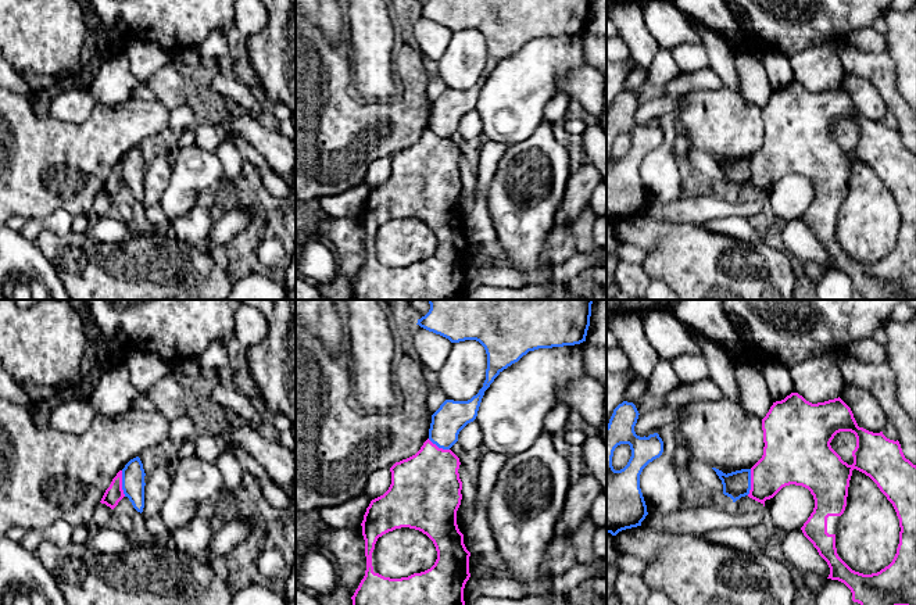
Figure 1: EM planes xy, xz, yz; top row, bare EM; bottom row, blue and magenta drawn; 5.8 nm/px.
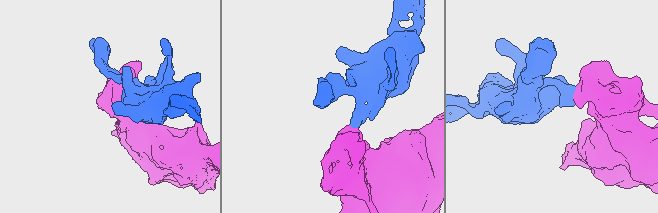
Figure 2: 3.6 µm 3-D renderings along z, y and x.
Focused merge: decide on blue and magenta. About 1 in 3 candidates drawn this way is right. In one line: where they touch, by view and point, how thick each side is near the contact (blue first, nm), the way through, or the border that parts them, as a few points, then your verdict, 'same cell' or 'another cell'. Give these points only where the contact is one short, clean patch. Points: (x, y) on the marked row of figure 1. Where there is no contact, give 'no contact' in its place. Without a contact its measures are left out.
contact xy (122, 483); calibres 130 and 100 nm; border xy (121, 471), (121, 489), (125, 496); another cell

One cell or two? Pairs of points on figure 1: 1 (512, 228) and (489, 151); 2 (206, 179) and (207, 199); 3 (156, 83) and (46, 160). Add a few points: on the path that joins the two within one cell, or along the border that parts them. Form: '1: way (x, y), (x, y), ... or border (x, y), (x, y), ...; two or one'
1: border (508, 146), (489, 186), (486, 203); two
2: border (214, 192), (201, 192), (196, 204); two
3: border (156, 100), (170, 110); two

